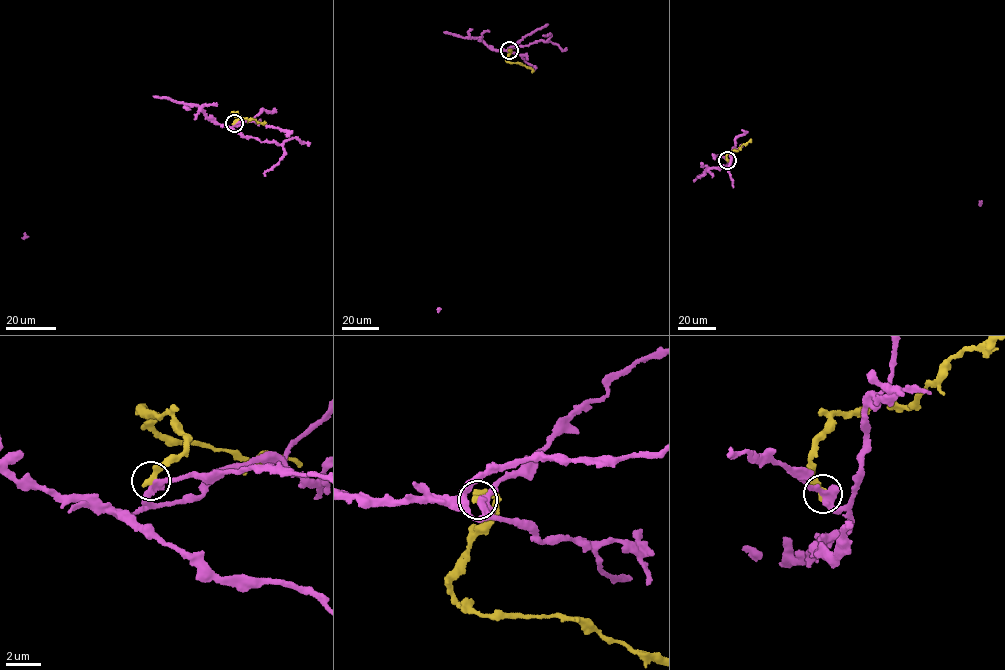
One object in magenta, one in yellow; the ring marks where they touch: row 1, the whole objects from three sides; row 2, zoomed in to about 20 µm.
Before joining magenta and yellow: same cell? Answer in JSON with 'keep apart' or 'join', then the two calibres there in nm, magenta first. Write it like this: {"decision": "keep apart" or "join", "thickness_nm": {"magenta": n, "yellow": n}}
{"decision": "keep apart", "thickness_nm": {"magenta": 400, "yellow": 400}}

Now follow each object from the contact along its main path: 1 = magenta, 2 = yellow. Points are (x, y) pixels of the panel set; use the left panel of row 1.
1: (234, 123), (231, 128), (214, 123), (28, 236), (21, 237)
2: (234, 123), (239, 117), (233, 112), (235, 116), (264, 122)

